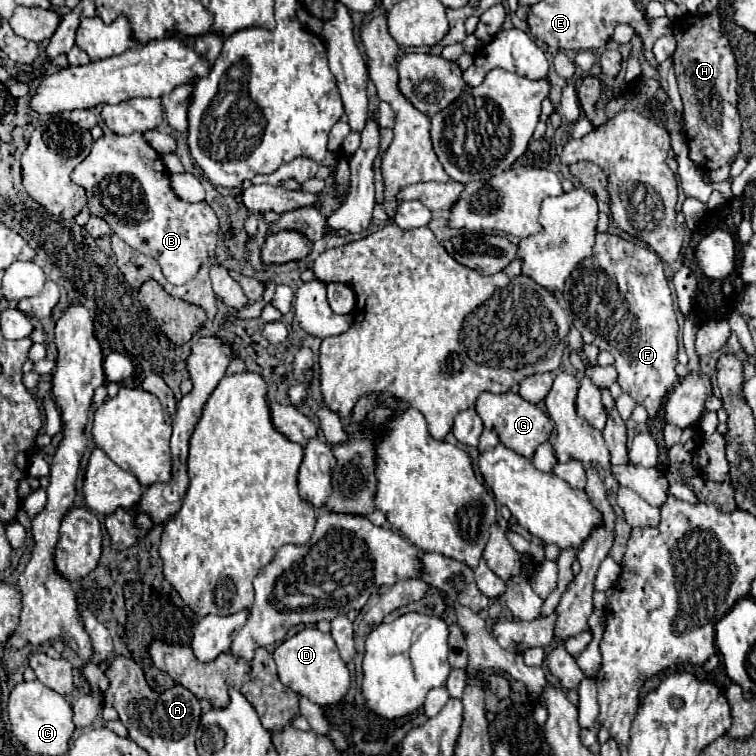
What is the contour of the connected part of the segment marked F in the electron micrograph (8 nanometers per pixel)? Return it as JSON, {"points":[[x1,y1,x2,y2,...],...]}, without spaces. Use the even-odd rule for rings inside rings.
{"points":[[598,232,592,256,582,260,566,280,562,302,570,306,584,344,596,344,616,358,614,366,622,392,644,406,648,414,656,414,664,396,680,384,674,370,678,364,678,322,656,252,616,234]]}

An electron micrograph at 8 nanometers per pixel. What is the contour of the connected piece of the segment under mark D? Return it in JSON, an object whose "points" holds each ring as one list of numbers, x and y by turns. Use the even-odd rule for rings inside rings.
{"points":[[304,628,294,636,286,638,274,650,274,660,278,666,280,682,290,690,294,690,296,694,310,698,314,704,320,706,336,704,344,698,344,694,350,688,350,672,342,662,342,658,338,656,334,638,326,632,320,632,318,628]]}

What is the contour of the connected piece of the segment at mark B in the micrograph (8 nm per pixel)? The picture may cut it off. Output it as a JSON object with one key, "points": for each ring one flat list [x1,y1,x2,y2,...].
{"points":[[106,132,102,138,98,138,94,142,90,154,74,168,72,182,86,190,90,214,106,220,110,224,112,232,116,236,120,236,126,244,130,244,130,248,134,248,146,256,152,256,160,264,160,268,170,284,176,284,176,286,186,284,188,280,192,280,196,276,202,262,214,258,214,250,216,250,216,242,218,242,218,234,220,234,220,224,218,224,216,212,210,208,208,202,196,202,196,204,182,202,172,192,170,180,168,180,168,170,162,164,162,158,142,138,142,134,136,132,130,136,118,136,118,134]]}

